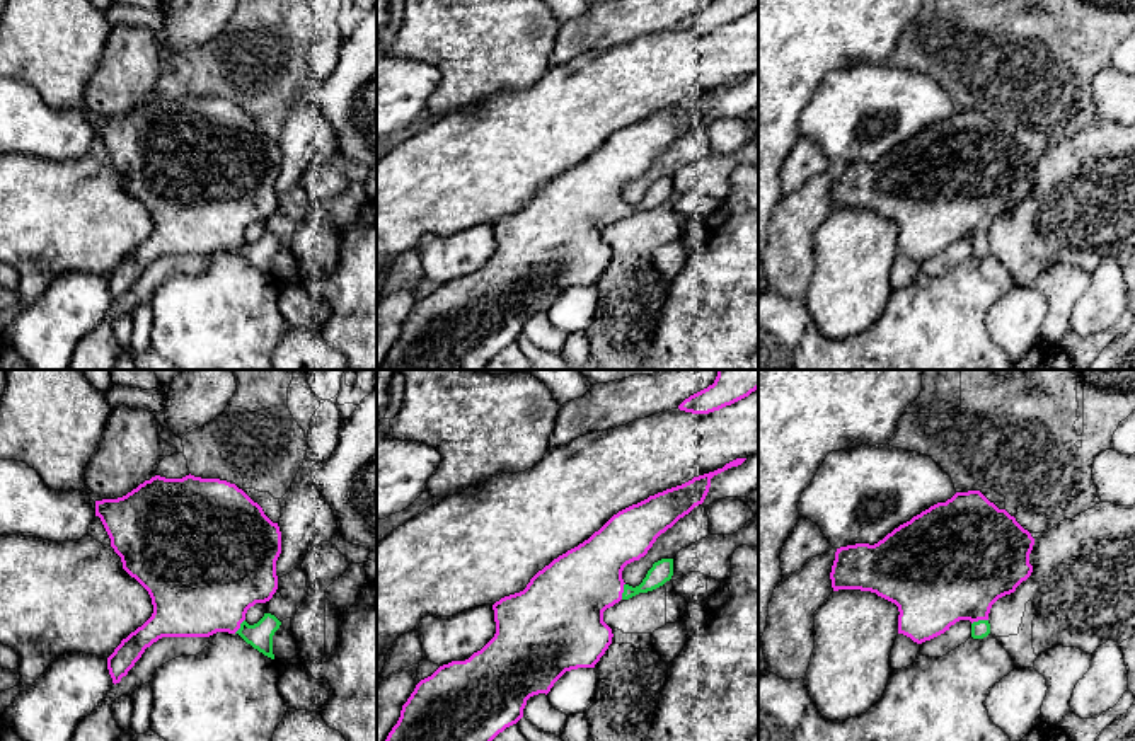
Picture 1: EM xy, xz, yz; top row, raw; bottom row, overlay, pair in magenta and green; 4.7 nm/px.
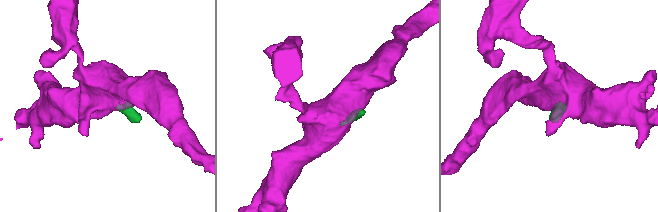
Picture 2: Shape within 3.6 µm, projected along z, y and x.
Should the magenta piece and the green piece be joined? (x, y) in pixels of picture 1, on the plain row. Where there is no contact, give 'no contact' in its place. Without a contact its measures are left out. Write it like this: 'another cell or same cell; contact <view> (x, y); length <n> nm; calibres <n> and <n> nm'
same cell; contact yz (979, 237); length 80 nm; calibres 460 and 90 nm

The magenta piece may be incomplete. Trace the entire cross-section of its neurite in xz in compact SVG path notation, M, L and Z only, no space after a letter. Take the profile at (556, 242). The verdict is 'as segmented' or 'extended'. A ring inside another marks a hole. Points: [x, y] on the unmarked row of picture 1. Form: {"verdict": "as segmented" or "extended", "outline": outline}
{"verdict": "extended", "outline": "M736 77L723 87L694 95L682 104L649 114L619 129L588 158L539 189L523 210L496 220L493 223L496 240L494 256L469 278L443 283L431 295L421 298L402 324L400 336L380 370L484 370L499 351L523 336L523 327L530 315L539 312L547 313L566 290L595 286L614 256L612 247L603 240L603 230L620 218L629 218L639 211L663 204L673 194L673 177L661 177L653 182L642 201L632 206L622 198L624 186L644 175L661 152L704 121L714 94L738 85L745 78Z"}

